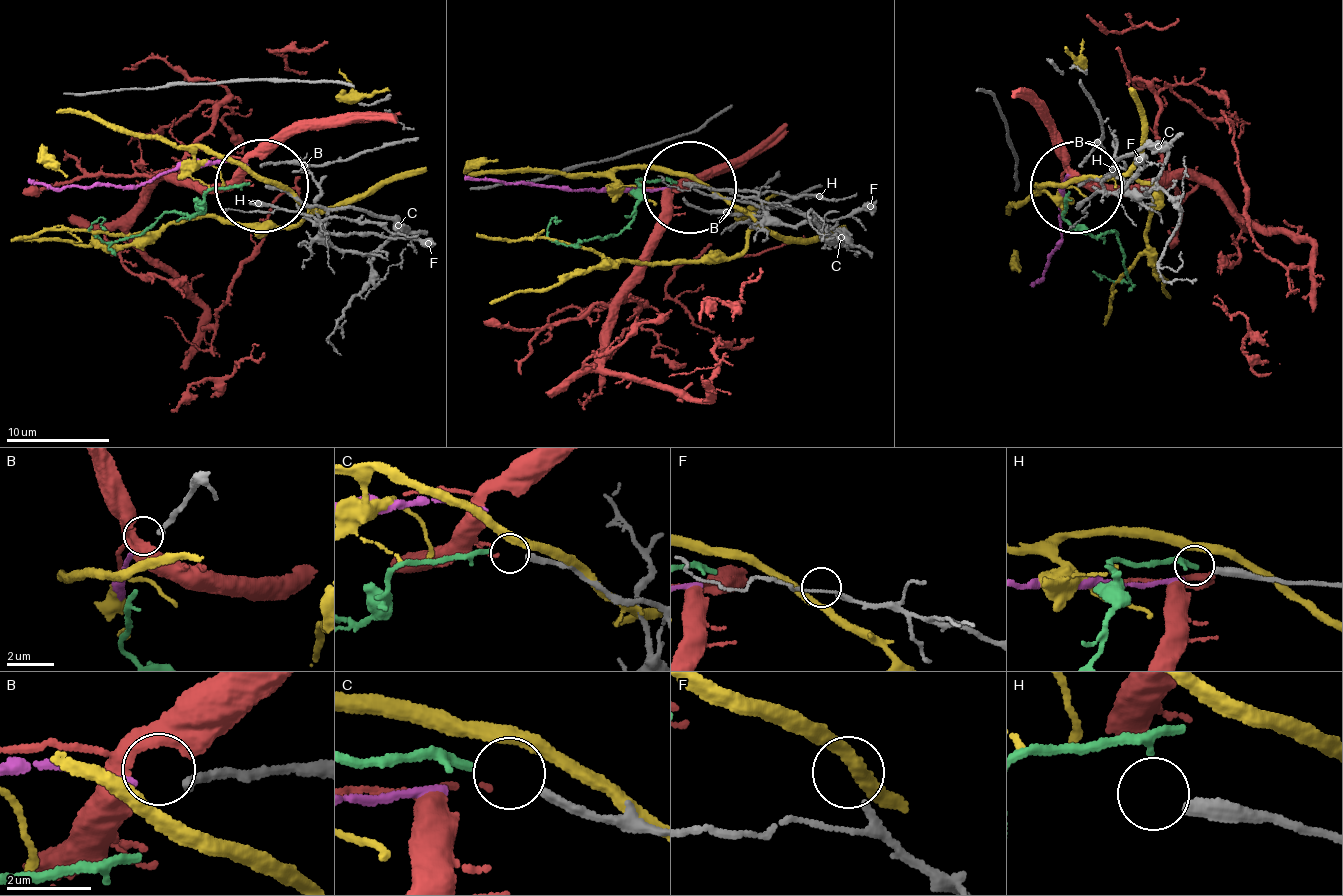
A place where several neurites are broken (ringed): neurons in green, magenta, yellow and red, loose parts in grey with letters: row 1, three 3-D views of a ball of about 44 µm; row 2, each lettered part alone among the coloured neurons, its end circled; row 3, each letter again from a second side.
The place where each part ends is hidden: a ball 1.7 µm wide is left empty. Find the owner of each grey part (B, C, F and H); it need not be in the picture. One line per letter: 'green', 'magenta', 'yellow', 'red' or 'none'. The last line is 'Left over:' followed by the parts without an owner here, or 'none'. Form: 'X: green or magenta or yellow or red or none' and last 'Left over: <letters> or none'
B: magenta
C: green
F: none
H: none
Left over: F, H

